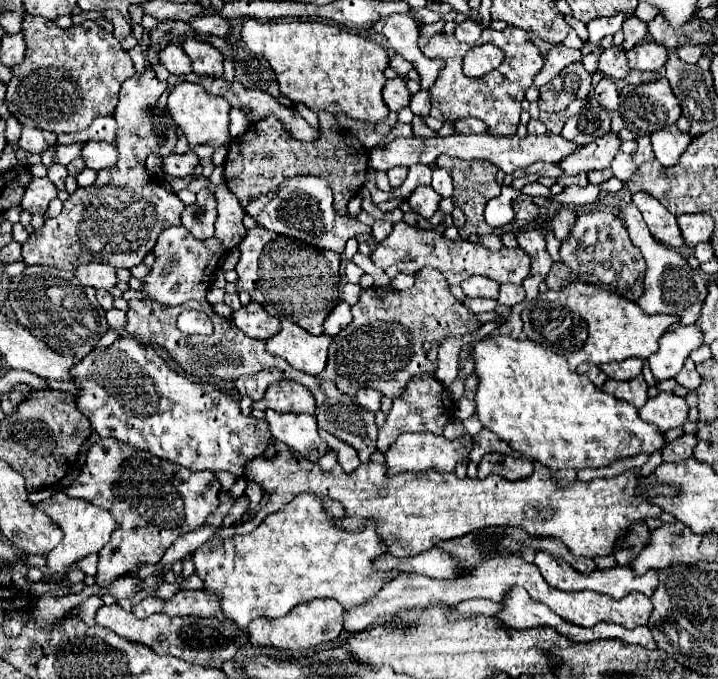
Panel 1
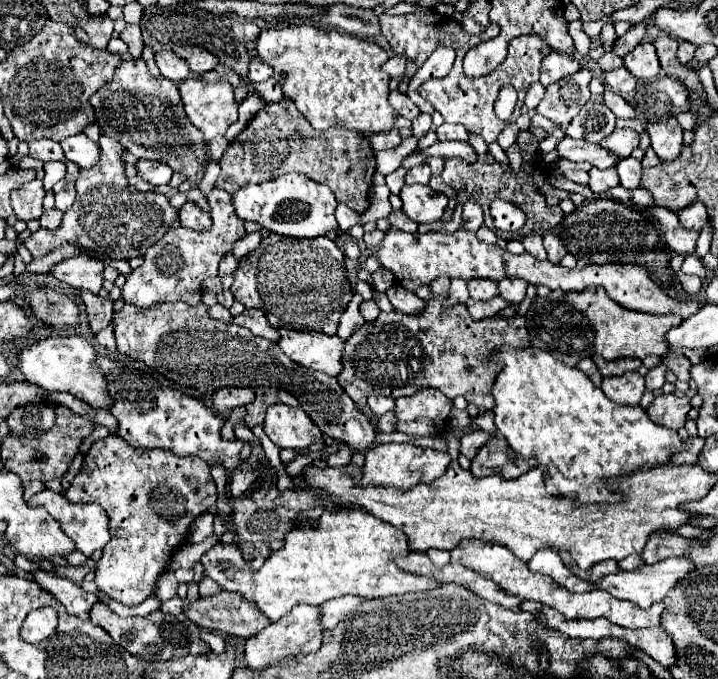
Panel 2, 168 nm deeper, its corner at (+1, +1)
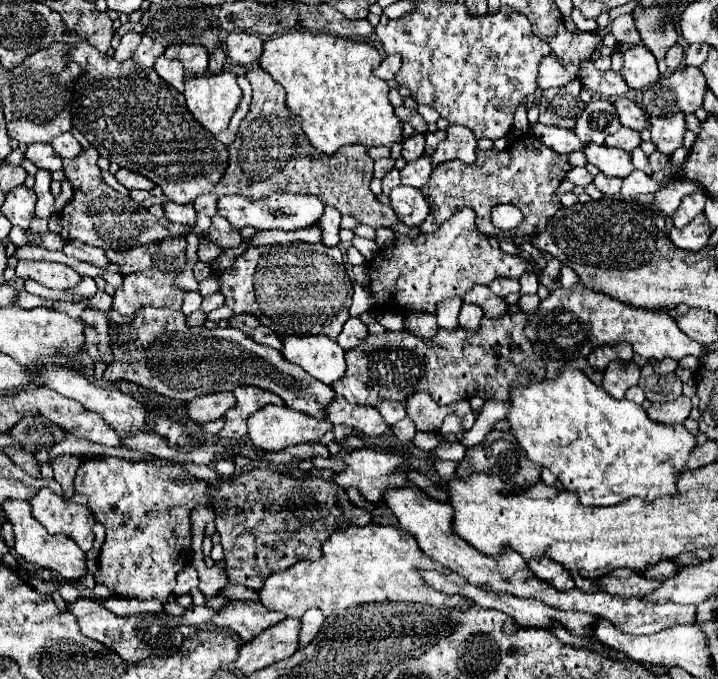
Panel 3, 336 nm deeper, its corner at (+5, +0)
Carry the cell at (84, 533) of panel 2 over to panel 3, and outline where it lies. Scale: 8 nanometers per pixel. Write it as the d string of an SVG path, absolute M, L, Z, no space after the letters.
M42 488L30 500L30 508L34 518L40 520L50 534L62 532L70 536L84 552L92 548L94 542L92 526L96 520L86 506L64 500L62 496L54 494L50 488Z

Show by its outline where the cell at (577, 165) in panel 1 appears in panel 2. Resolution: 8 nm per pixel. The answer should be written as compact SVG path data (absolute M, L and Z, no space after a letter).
M614 129L608 137L600 141L600 147L624 159L632 153L632 149L638 147L638 133L632 129Z

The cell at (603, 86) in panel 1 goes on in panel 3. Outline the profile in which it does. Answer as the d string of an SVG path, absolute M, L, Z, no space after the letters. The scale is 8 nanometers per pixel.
M622 96L614 104L616 104L616 112L618 112L618 118L620 118L622 126L638 130L638 132L642 132L650 126L646 112L634 100L628 100L626 96Z

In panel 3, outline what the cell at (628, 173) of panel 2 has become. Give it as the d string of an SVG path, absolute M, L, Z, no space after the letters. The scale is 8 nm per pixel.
M634 170L628 178L624 178L622 182L622 190L620 194L630 200L630 198L636 198L638 194L648 194L648 192L658 192L662 188L666 188L670 182L673 182L676 178L670 178L664 180L664 182L658 182L658 180L652 180L650 176L646 176L644 172L640 170Z

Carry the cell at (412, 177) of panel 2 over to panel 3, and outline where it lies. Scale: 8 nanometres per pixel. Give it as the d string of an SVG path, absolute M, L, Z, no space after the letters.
M420 156L414 162L408 162L402 170L400 170L400 180L404 186L414 186L414 188L422 188L432 172L432 158L430 156Z

